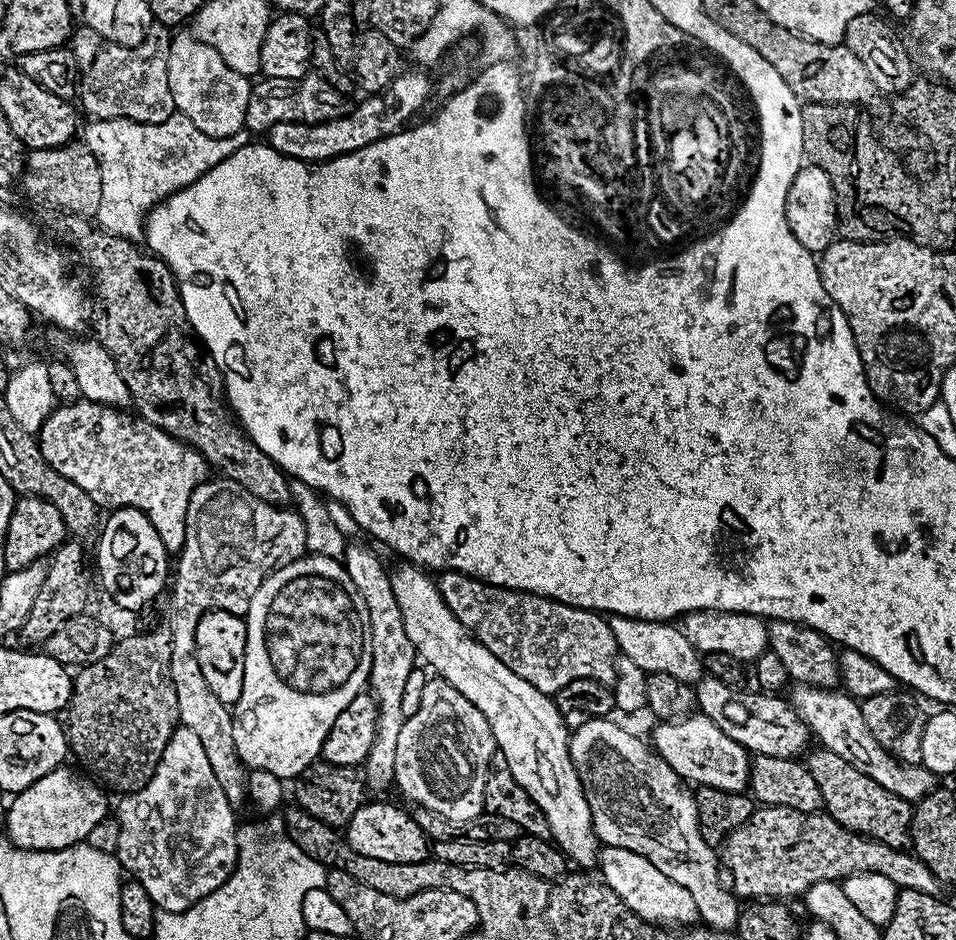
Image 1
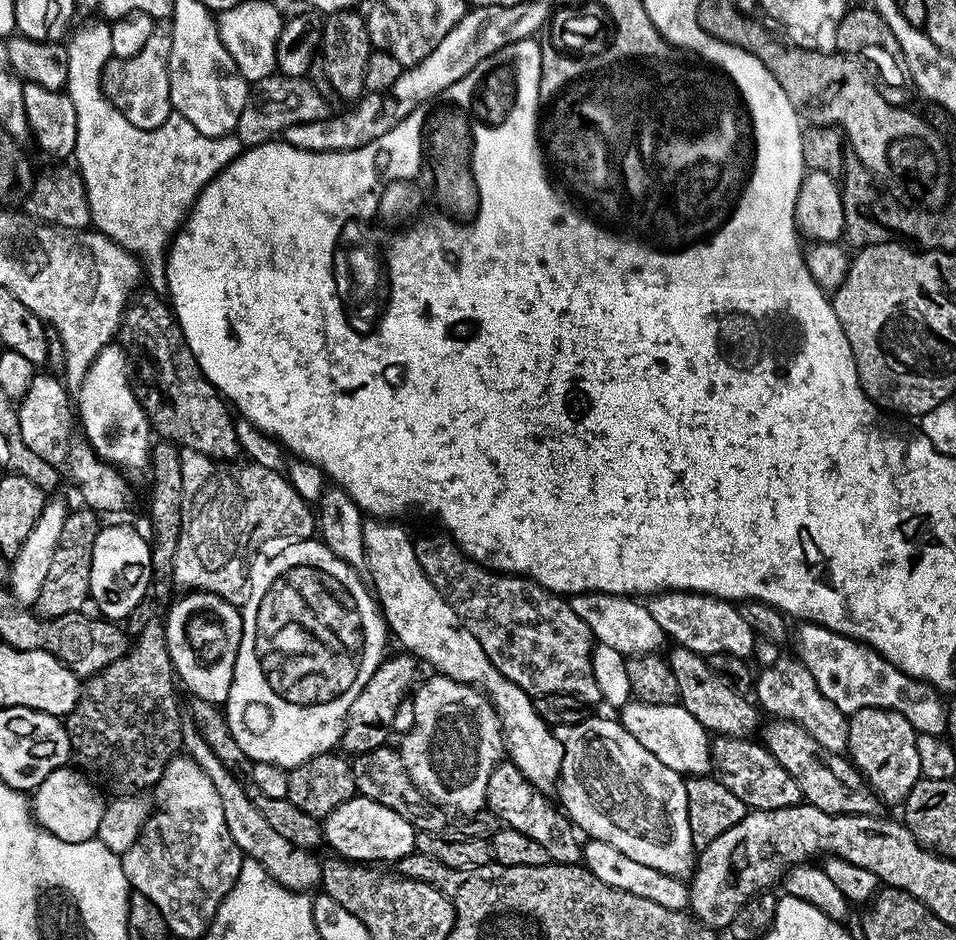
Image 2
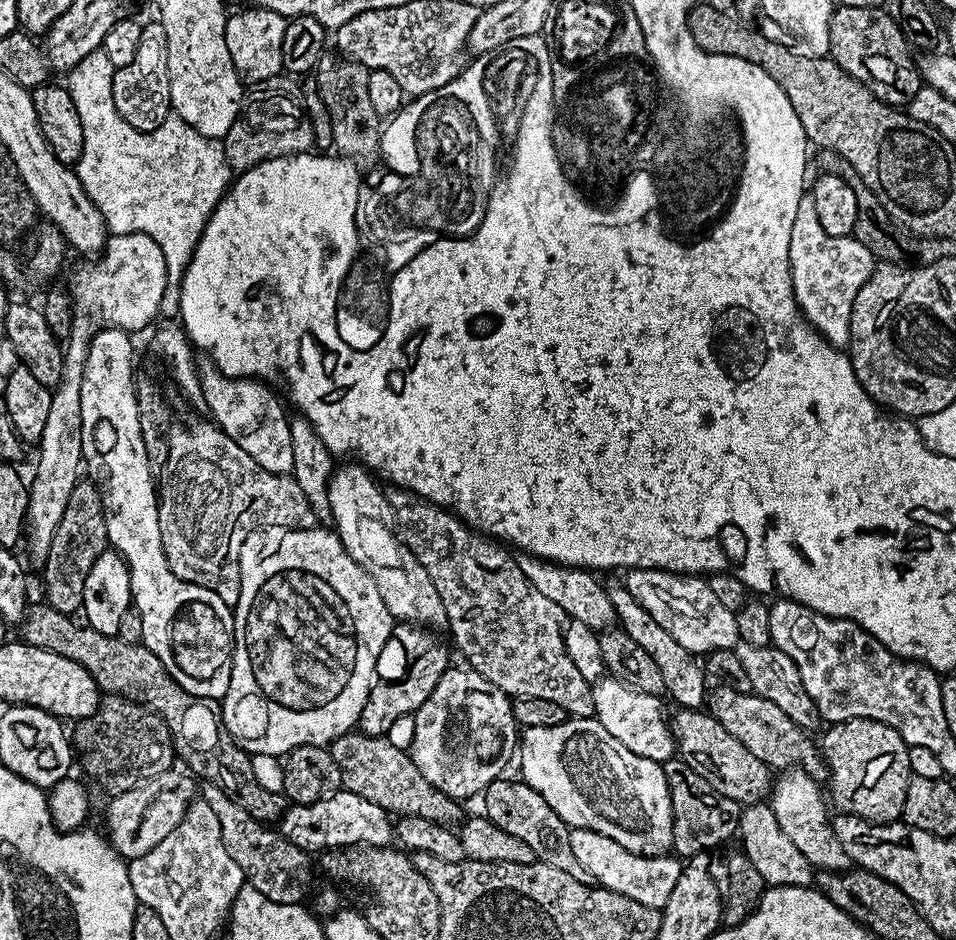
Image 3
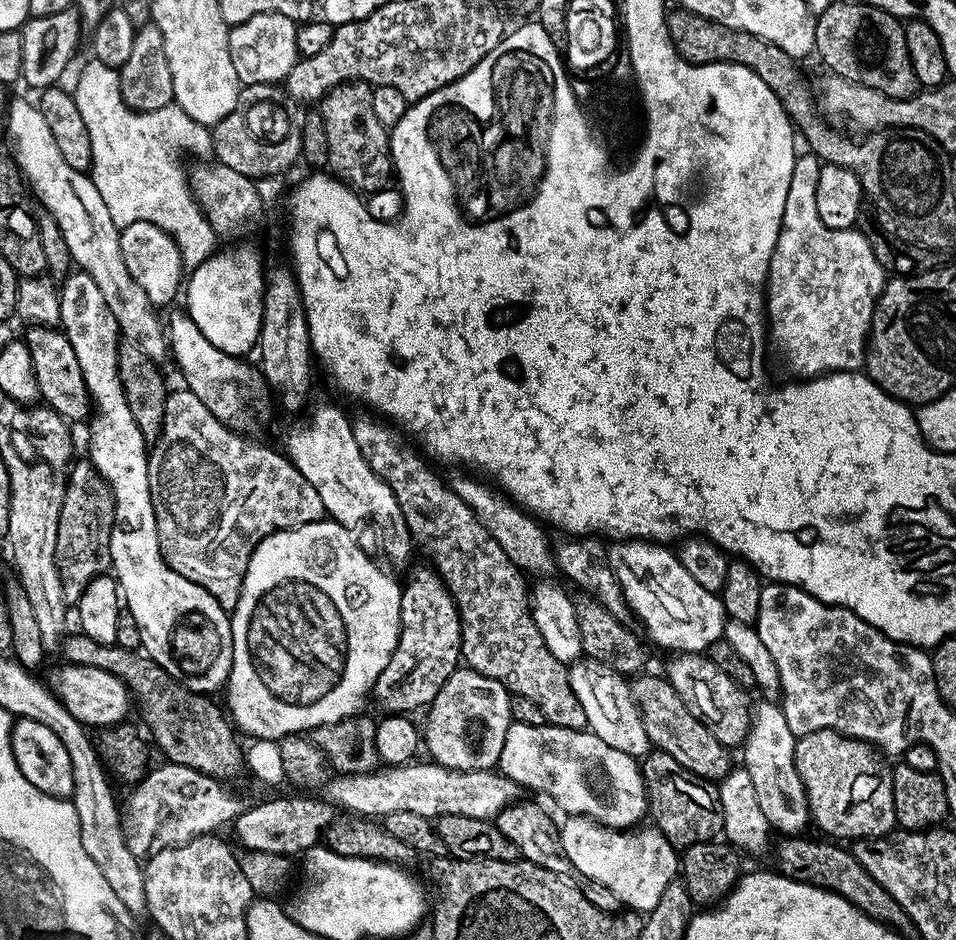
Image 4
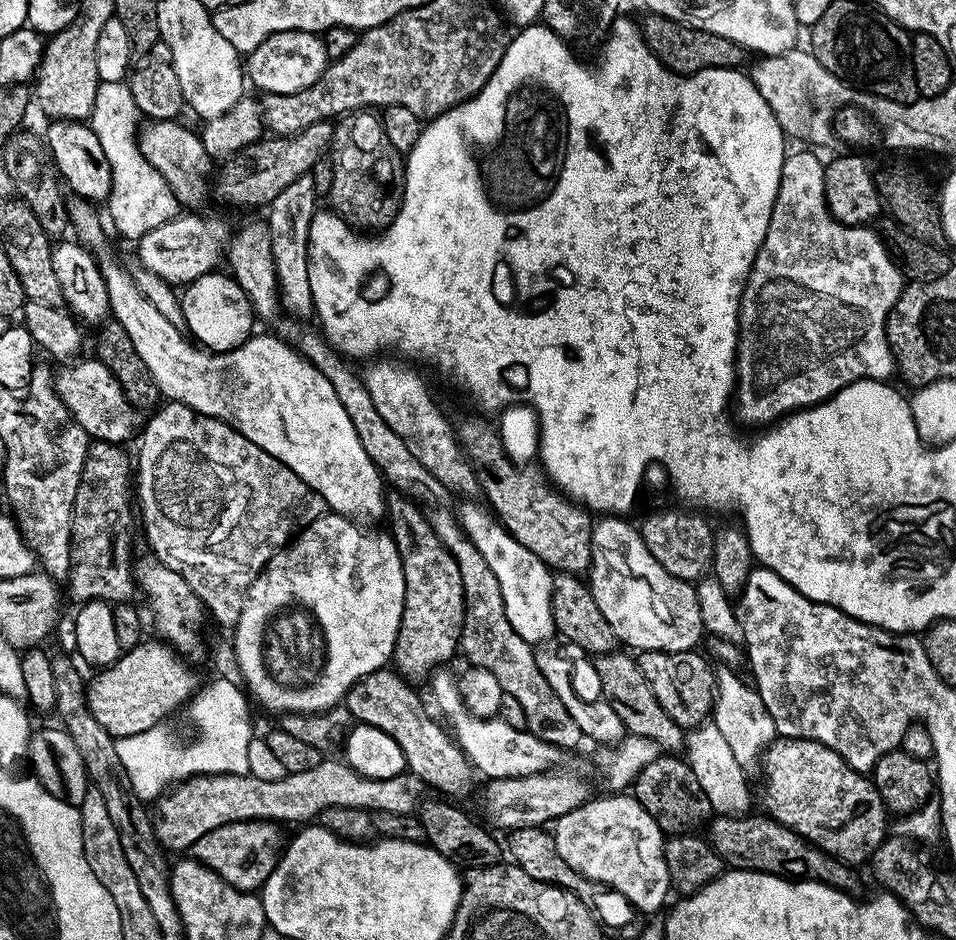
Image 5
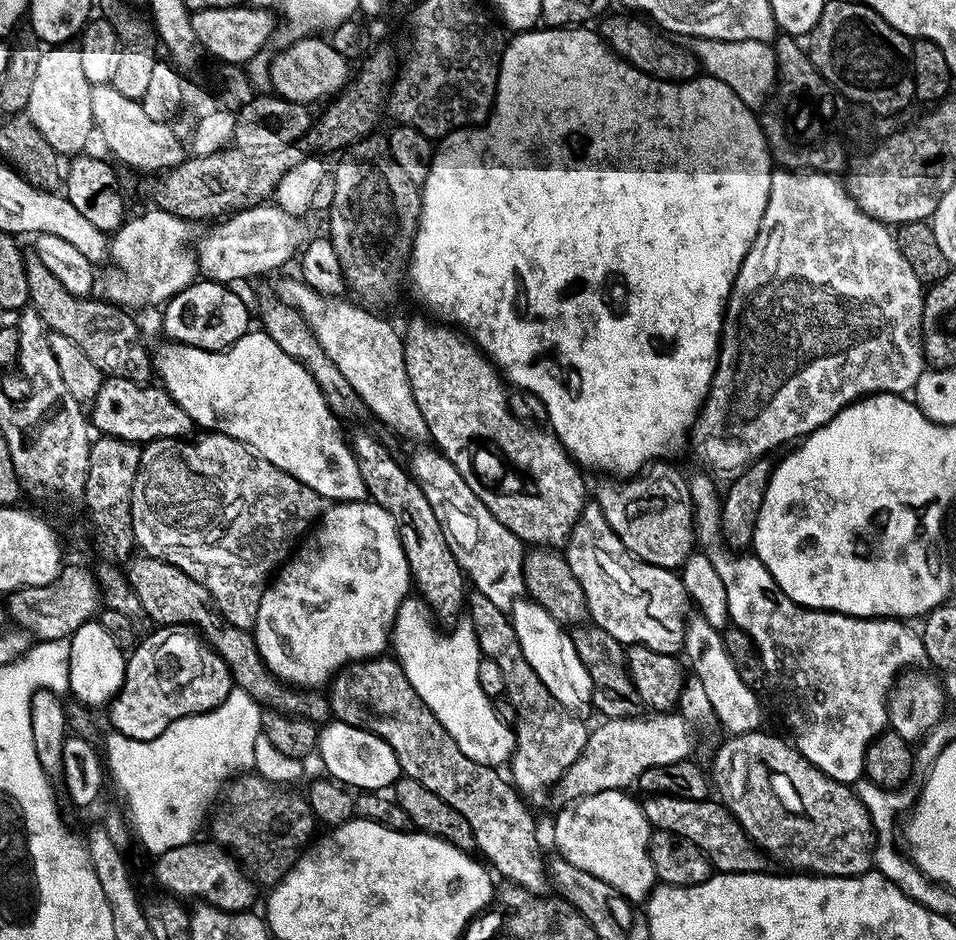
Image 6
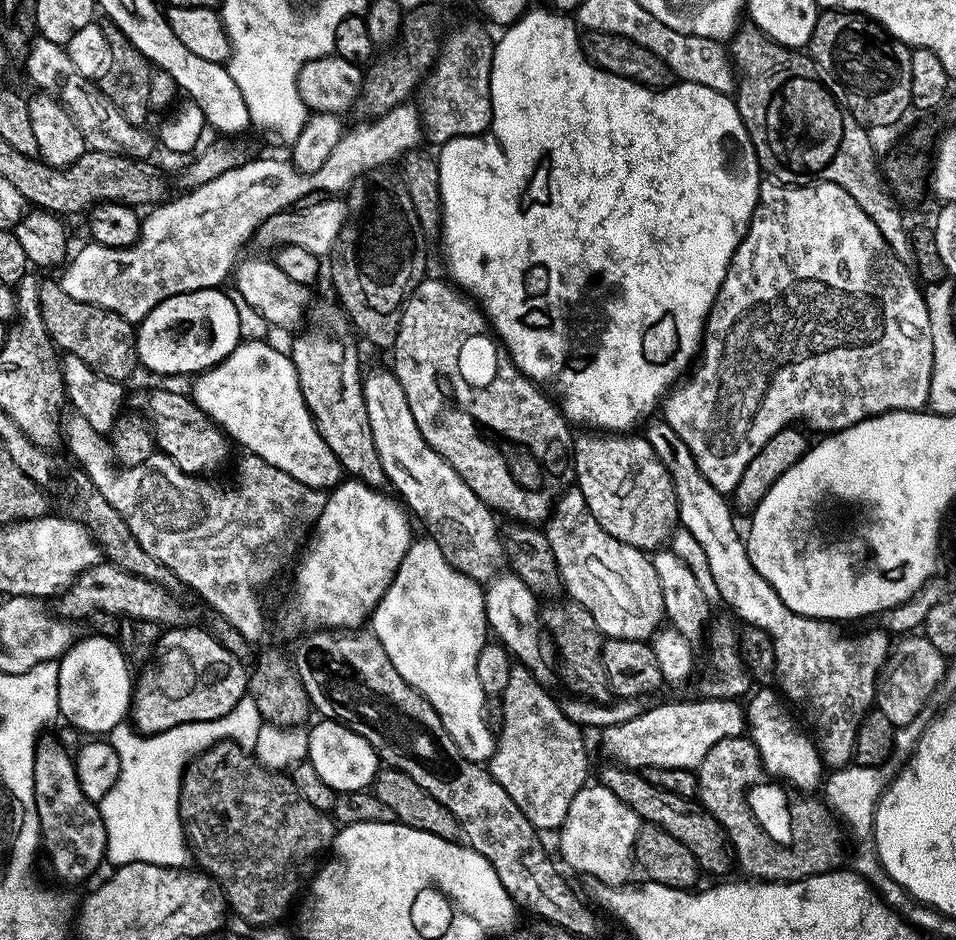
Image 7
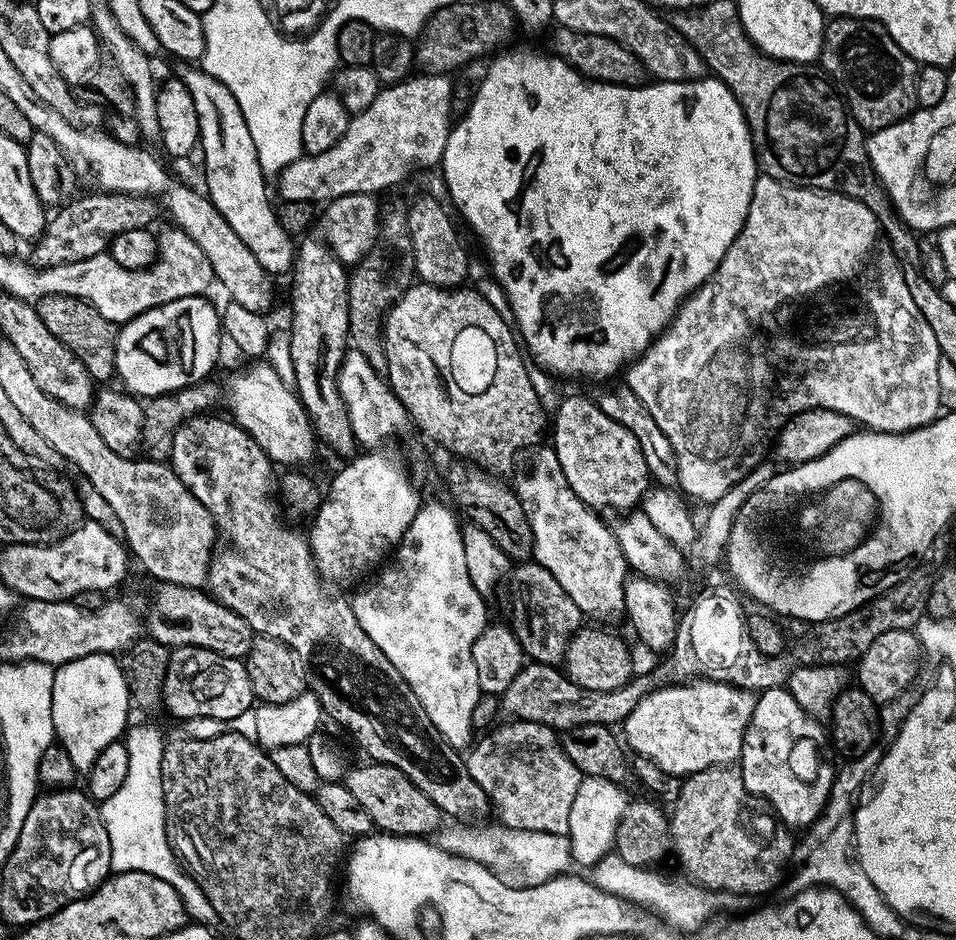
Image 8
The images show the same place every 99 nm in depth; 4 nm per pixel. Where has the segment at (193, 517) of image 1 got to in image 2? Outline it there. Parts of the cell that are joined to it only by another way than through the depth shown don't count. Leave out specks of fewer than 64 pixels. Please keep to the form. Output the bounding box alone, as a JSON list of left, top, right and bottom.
[172,450,321,891]

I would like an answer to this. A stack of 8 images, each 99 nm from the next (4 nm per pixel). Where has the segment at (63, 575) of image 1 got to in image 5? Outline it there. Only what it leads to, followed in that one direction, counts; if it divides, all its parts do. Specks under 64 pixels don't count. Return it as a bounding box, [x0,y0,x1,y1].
[66,440,134,602]

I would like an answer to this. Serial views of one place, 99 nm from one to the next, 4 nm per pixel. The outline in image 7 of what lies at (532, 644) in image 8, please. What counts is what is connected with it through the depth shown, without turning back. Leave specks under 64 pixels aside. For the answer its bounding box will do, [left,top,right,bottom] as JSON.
[542,598,610,702]

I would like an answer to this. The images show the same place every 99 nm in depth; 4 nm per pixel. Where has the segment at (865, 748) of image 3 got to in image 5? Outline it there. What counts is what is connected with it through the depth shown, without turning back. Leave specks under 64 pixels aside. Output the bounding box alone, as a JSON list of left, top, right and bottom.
[762,738,890,866]

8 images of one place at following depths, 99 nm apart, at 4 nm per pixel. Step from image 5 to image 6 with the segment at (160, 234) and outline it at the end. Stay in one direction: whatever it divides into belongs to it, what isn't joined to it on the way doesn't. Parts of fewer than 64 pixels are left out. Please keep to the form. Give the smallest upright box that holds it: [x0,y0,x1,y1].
[194,202,305,286]

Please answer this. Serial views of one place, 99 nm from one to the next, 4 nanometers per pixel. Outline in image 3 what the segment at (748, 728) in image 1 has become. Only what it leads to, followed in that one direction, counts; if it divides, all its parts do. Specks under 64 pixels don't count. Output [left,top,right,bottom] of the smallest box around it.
[603,579,706,709]

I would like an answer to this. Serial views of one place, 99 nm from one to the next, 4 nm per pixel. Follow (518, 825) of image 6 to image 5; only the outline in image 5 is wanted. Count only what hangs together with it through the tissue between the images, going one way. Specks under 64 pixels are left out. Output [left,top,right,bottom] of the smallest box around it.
[346,666,474,798]

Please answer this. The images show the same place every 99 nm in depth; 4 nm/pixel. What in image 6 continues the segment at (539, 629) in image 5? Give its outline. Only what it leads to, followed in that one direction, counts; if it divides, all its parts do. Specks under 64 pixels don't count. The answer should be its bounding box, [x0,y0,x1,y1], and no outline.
[410,446,525,610]

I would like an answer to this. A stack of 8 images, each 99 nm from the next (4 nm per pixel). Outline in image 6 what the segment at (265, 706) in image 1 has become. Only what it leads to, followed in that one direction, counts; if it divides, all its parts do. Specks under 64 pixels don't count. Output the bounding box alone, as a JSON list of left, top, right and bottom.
[254,498,412,689]

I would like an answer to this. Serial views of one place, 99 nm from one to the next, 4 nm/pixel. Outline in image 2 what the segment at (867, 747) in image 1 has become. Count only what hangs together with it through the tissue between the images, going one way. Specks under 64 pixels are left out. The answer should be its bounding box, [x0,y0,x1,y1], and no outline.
[754,658,848,753]

